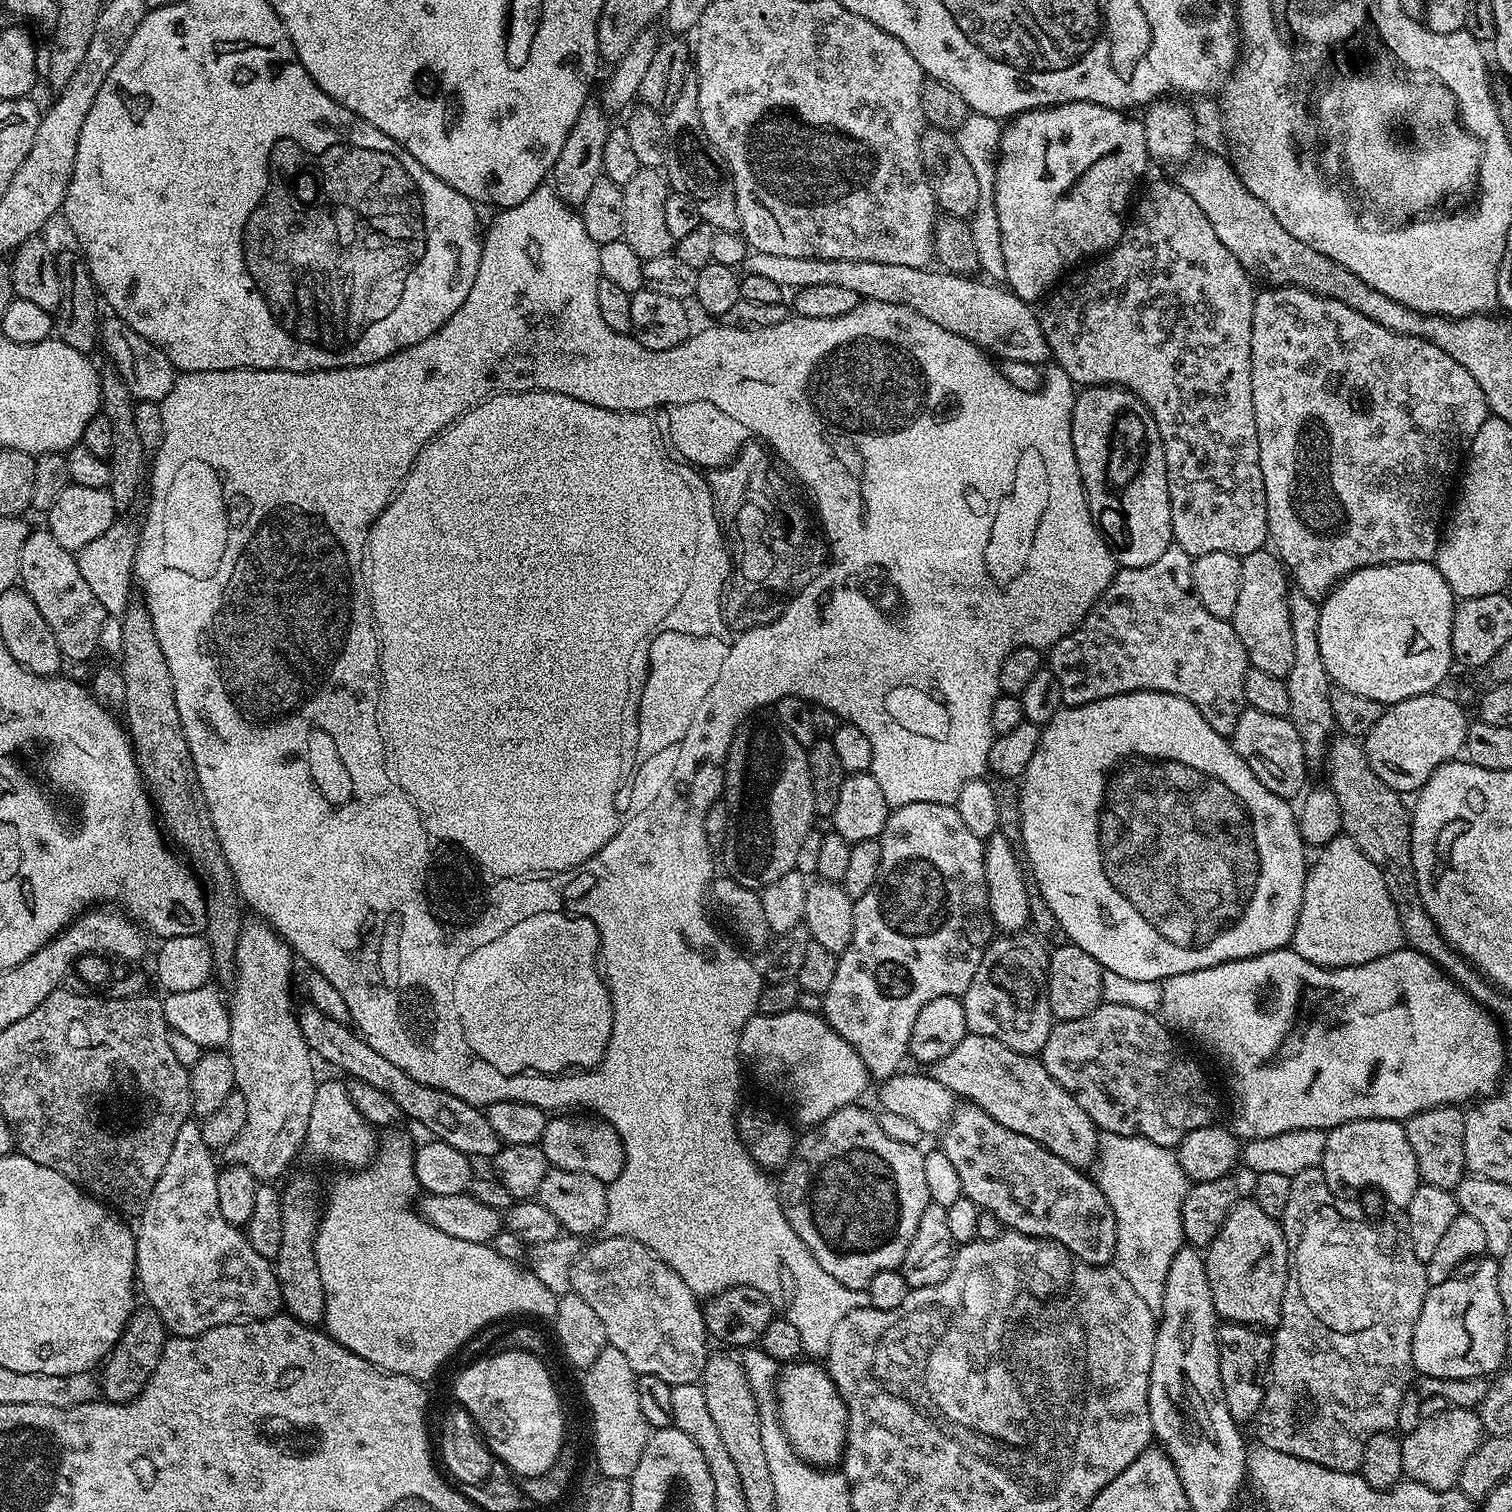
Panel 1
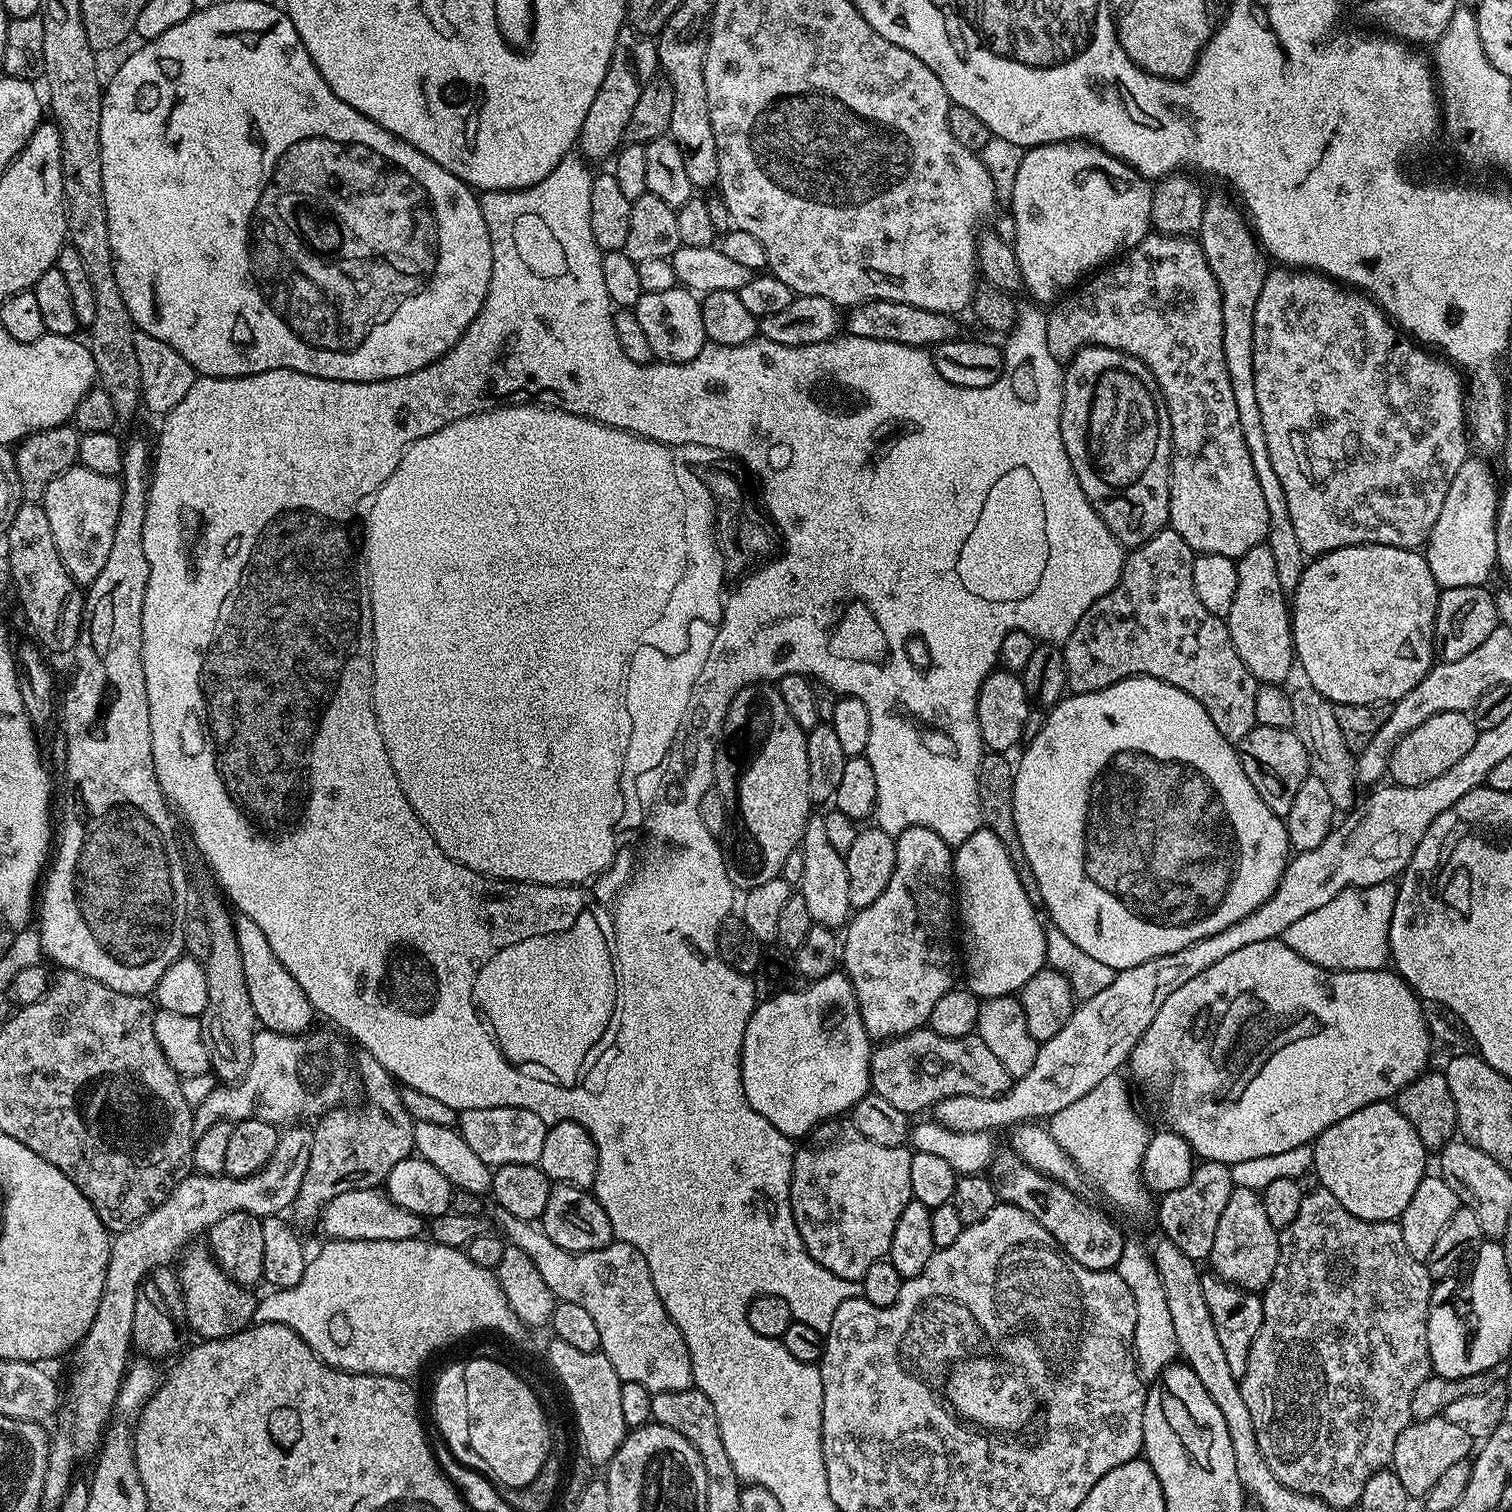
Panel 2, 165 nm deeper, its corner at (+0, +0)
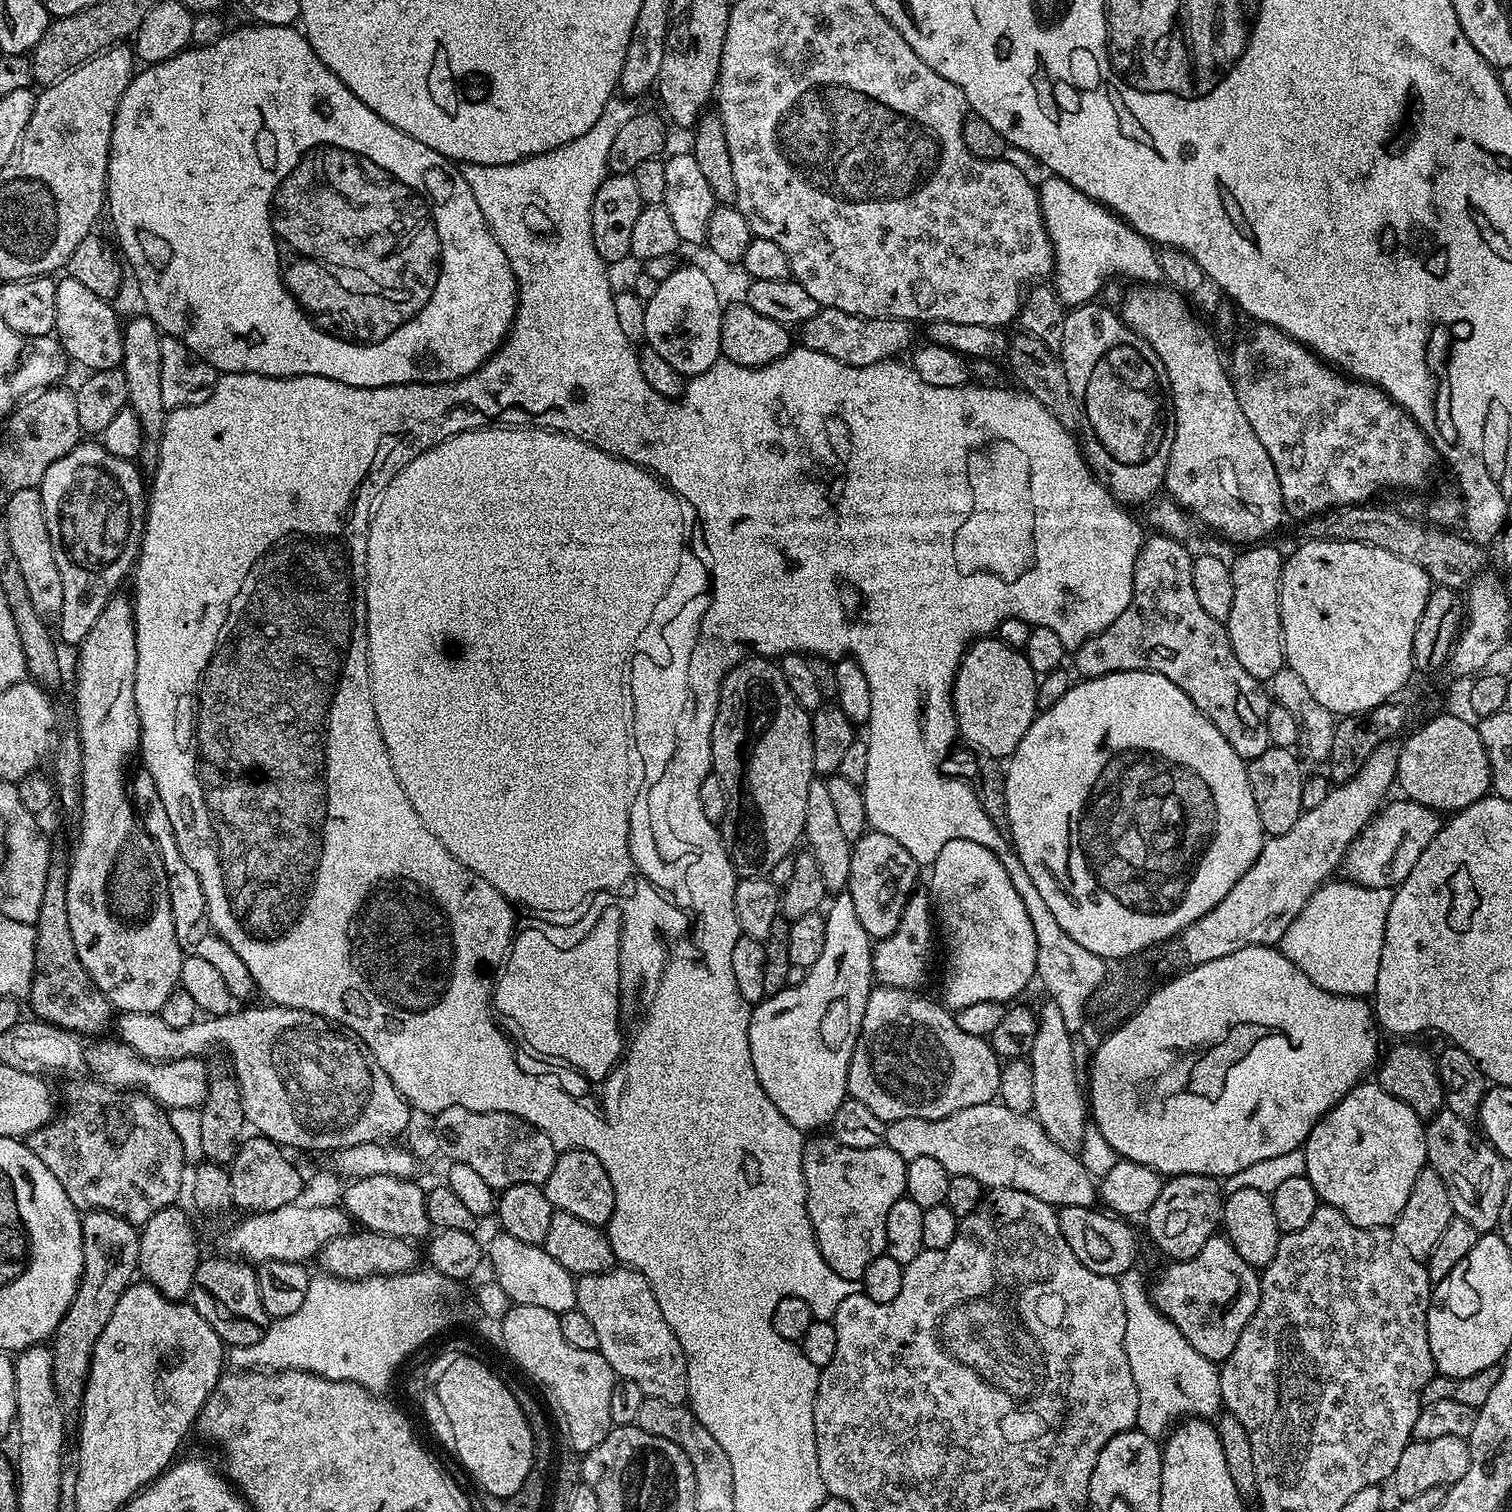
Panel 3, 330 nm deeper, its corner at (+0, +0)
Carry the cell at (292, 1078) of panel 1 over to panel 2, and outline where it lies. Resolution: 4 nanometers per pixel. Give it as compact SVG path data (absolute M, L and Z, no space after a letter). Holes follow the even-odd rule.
M285 1127L277 1135L274 1152L260 1171L242 1178L223 1174L185 1175L154 1211L111 1237L112 1249L108 1255L106 1282L102 1286L102 1298L94 1313L94 1322L90 1322L90 1330L71 1353L68 1417L64 1420L64 1428L56 1428L53 1432L51 1429L50 1432L48 1463L44 1466L42 1490L45 1509L59 1509L66 1490L77 1475L76 1464L83 1460L91 1461L99 1449L102 1433L110 1420L108 1415L114 1412L120 1383L124 1380L126 1367L130 1362L128 1352L133 1351L134 1302L138 1298L140 1284L148 1273L167 1265L170 1259L173 1261L181 1249L197 1239L196 1232L207 1233L208 1228L226 1214L249 1212L251 1216L263 1218L287 1213L292 1207L298 1186L302 1184L302 1174L306 1174L311 1145L311 1127Z

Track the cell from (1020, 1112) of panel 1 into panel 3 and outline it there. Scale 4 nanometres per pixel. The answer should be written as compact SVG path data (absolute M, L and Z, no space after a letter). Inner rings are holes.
M885 984L873 987L871 994L866 1002L866 1014L862 1014L862 1026L854 1046L854 1054L850 1058L848 1067L848 1096L853 1100L862 1102L862 1106L867 1106L878 1118L886 1122L897 1120L898 1118L926 1118L927 1120L937 1120L946 1118L958 1110L966 1110L970 1106L982 1106L991 1104L997 1099L999 1090L999 1076L1002 1067L1001 1057L997 1056L991 1043L983 1036L966 1034L966 1030L958 1030L955 1015L943 1003L935 1004L932 1000L927 1000L916 990L907 988L891 988Z

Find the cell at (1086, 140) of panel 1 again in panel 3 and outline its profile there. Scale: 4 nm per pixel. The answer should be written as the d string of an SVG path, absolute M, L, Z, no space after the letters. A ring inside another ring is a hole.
M1051 175L1039 185L1040 209L1052 243L1054 291L1065 306L1079 306L1097 299L1100 287L1111 276L1130 276L1144 282L1161 279L1157 245L1138 234L1111 208L1082 194L1061 176Z

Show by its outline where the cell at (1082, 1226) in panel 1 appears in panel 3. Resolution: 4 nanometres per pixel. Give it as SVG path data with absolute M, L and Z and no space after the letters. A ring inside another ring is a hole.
M1066 1206L1060 1208L1058 1215L1060 1217L1062 1238L1066 1238L1066 1246L1070 1246L1070 1250L1074 1250L1074 1258L1078 1258L1078 1262L1082 1262L1082 1266L1094 1270L1094 1274L1118 1278L1124 1272L1133 1271L1135 1264L1132 1263L1136 1260L1136 1232L1128 1225L1131 1223L1127 1219L1109 1214L1104 1210L1096 1211L1095 1207Z

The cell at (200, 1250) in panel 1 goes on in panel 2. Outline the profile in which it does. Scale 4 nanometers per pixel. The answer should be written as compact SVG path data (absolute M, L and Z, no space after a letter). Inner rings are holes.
M196 1242L179 1253L174 1271L180 1285L180 1296L184 1299L184 1319L187 1327L197 1332L197 1337L220 1340L249 1327L255 1317L257 1297L252 1297L247 1287L235 1284L216 1265L216 1259L203 1243Z

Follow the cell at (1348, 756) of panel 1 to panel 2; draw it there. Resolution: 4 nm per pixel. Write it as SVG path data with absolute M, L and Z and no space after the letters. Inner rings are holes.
M1311 686L1295 689L1292 692L1294 702L1294 722L1291 729L1296 737L1306 746L1306 758L1308 770L1326 786L1327 793L1336 810L1348 810L1357 803L1356 788L1356 756L1346 746L1342 739L1342 730L1338 730L1338 722L1334 722L1334 710L1332 701L1325 698L1321 692Z

